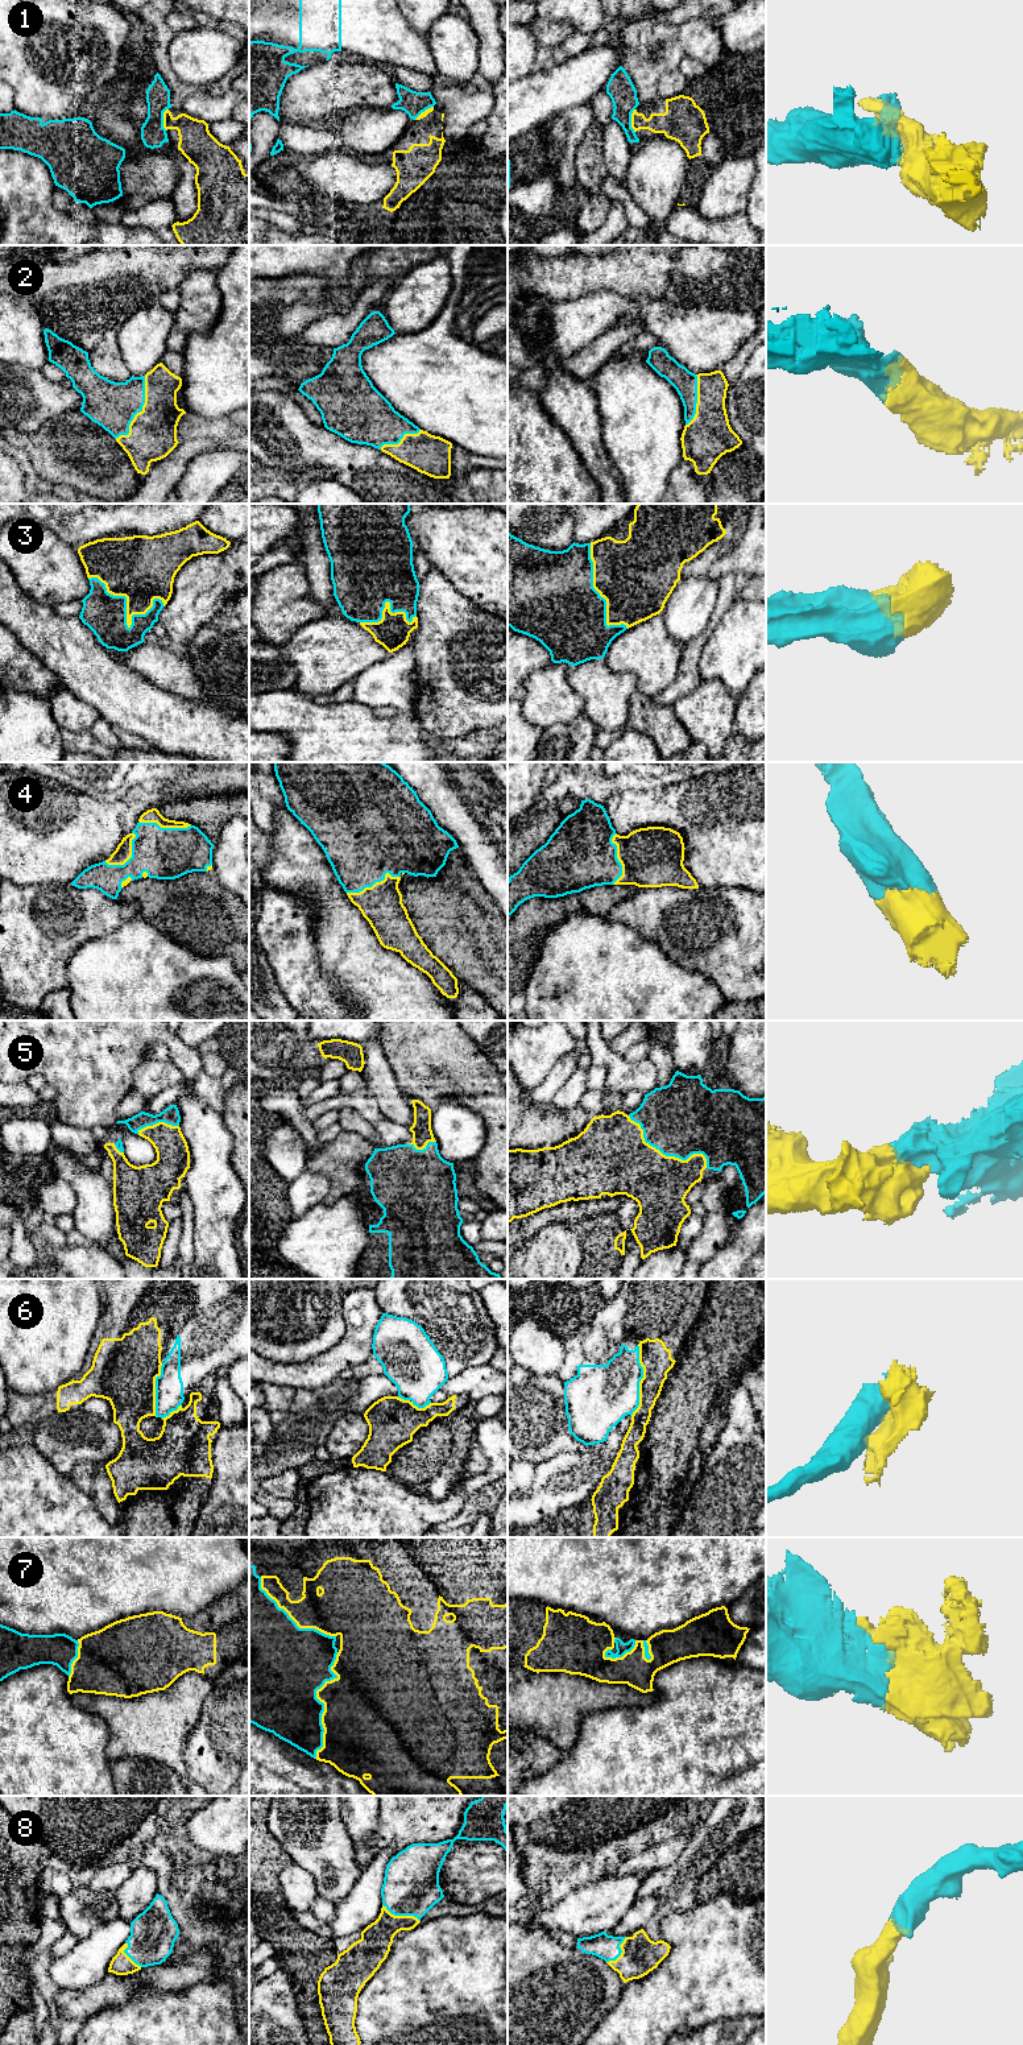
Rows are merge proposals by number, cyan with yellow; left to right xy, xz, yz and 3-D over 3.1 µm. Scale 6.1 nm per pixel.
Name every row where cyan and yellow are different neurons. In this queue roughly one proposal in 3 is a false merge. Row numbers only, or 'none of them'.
1, 6

